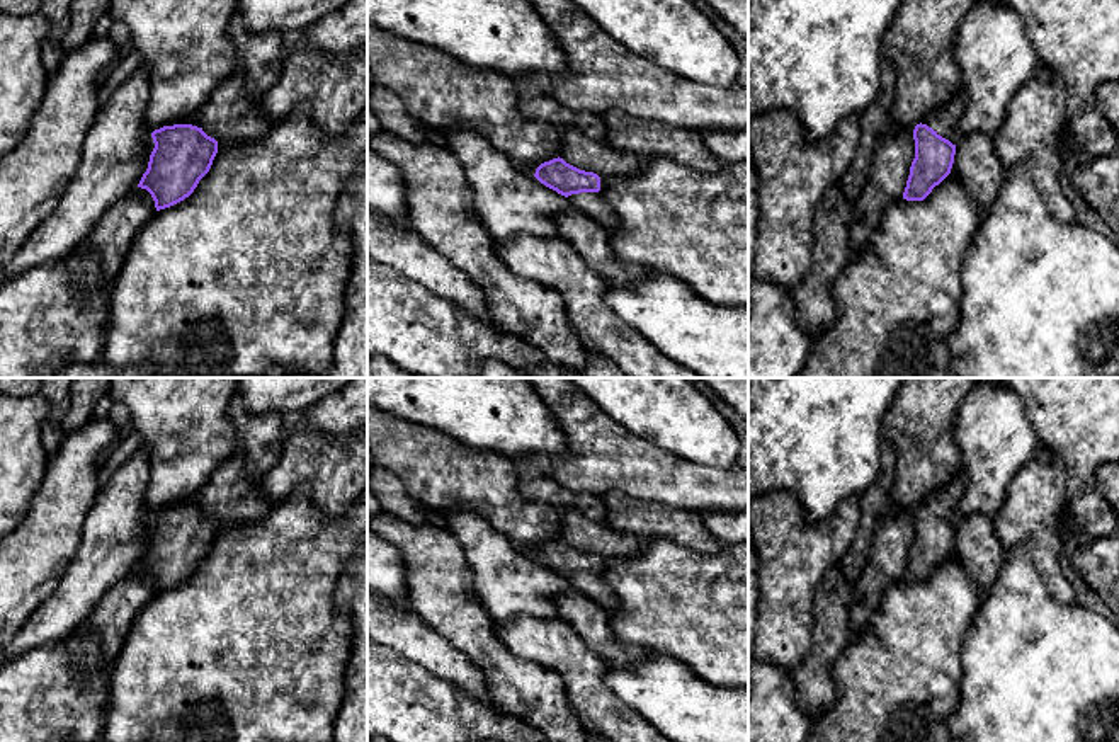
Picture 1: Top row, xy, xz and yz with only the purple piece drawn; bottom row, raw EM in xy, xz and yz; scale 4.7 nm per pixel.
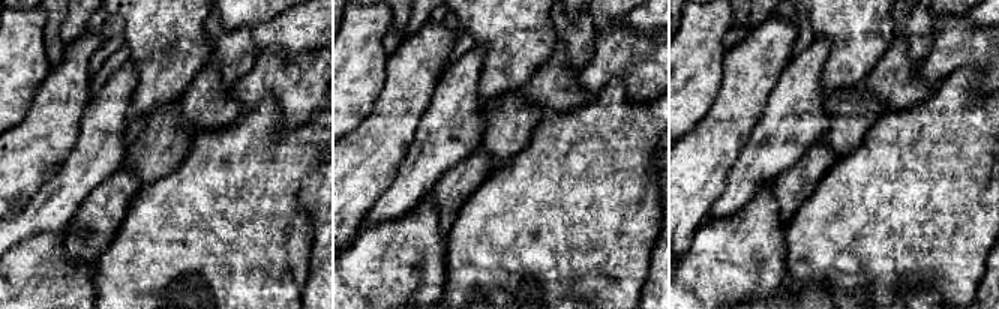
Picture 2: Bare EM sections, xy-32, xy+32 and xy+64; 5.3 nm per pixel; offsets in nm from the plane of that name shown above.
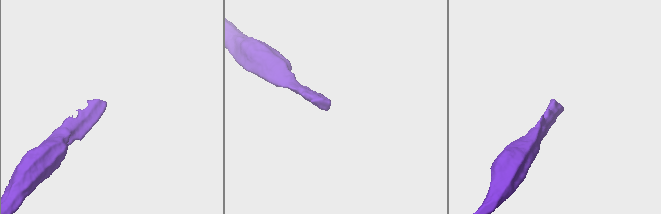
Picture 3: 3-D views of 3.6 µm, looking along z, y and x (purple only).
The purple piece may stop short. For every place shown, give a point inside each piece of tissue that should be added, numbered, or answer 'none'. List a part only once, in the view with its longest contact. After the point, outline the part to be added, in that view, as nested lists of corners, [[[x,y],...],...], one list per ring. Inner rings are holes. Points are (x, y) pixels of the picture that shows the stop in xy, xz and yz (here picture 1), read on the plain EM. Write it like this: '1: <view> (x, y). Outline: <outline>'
1: xz (594, 586). Outline: [[[602,567],[599,574],[571,575],[566,580],[570,584],[570,589],[587,596],[595,604],[604,608],[609,614],[619,611],[619,601],[605,582]]]

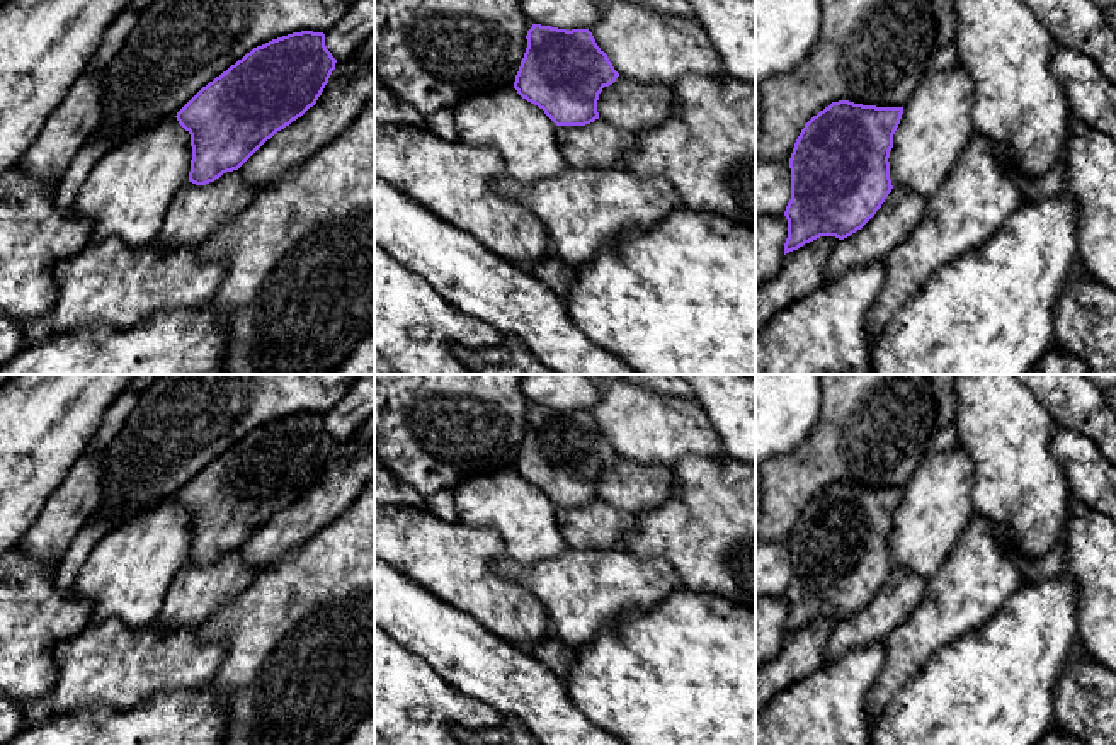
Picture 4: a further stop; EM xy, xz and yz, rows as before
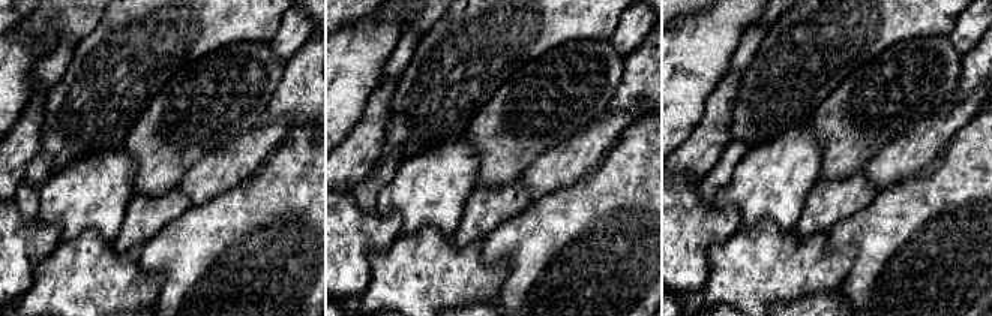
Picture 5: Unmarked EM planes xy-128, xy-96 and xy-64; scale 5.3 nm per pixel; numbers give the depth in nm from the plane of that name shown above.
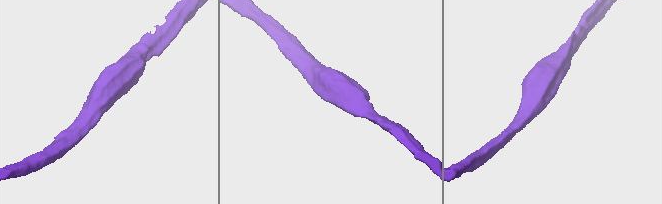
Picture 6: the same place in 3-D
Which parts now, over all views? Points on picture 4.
none

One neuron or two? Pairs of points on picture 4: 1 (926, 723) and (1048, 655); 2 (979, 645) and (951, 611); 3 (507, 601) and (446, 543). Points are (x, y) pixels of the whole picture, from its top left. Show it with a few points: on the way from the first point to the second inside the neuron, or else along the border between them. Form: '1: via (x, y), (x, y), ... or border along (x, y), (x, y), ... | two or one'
1: via (956, 722), (1018, 662) | one
2: border along (999, 608), (980, 626), (958, 636), (934, 655) | two
3: via (492, 589), (461, 558) | one

